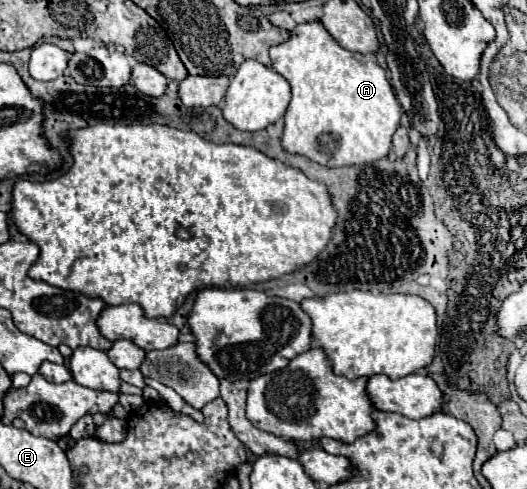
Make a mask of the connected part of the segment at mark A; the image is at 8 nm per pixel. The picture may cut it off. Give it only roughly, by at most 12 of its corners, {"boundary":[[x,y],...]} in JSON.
{"boundary":[[320,22],[270,50],[282,148],[326,168],[388,156],[384,68]]}

